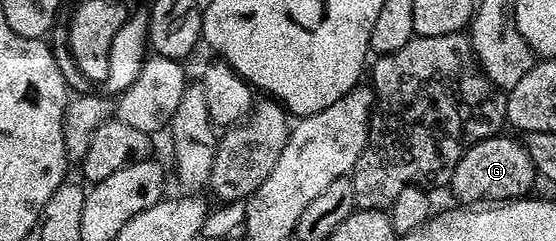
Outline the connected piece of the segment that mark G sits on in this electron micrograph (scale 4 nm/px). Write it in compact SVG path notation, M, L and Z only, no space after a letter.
M507 133L490 135L475 143L457 161L449 190L463 205L498 205L513 199L522 199L534 188L537 172L526 147L518 138L510 139Z

